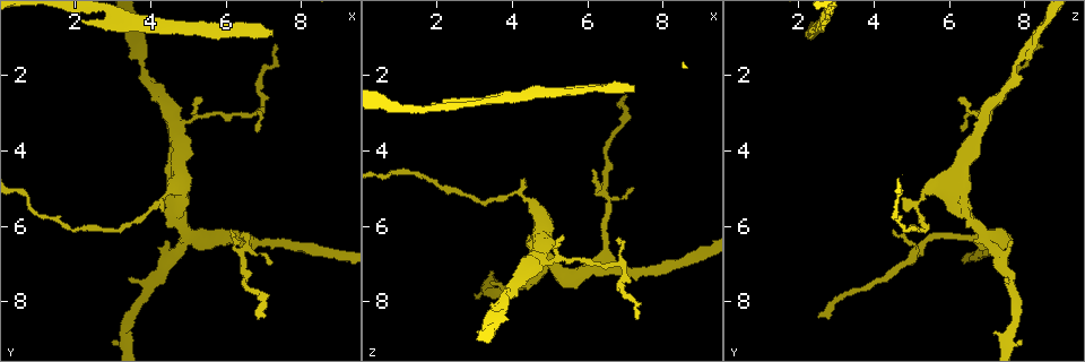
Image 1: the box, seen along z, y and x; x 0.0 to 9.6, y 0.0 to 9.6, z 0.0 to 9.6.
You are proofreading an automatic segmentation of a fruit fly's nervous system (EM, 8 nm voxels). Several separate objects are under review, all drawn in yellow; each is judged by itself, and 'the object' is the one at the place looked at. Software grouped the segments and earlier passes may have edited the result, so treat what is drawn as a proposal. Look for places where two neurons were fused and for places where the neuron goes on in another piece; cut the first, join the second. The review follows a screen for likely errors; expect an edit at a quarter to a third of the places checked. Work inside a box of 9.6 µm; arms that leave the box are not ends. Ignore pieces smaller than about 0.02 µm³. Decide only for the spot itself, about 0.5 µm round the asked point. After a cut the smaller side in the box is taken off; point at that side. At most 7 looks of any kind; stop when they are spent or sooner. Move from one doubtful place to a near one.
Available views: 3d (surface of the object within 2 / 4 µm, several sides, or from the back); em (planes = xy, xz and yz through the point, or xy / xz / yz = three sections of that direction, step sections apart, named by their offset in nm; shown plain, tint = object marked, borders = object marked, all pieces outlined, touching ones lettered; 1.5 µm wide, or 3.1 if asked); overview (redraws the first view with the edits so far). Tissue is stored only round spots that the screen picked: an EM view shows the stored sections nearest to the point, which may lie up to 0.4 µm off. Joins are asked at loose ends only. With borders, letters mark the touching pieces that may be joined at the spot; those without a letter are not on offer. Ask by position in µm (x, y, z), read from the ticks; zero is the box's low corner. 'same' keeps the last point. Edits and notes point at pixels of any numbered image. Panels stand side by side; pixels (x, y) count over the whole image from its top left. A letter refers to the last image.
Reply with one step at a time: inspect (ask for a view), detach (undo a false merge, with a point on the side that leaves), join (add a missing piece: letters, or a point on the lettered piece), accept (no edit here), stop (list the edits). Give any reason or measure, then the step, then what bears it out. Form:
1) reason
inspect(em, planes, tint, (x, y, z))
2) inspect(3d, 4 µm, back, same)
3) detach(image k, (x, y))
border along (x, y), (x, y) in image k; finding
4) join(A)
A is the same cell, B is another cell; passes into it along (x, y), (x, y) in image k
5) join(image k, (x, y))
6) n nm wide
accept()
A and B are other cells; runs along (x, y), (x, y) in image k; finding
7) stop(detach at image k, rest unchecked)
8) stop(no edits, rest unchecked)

an open end
inspect(em, planes, tint, (3.25, 0.80, 2.70))

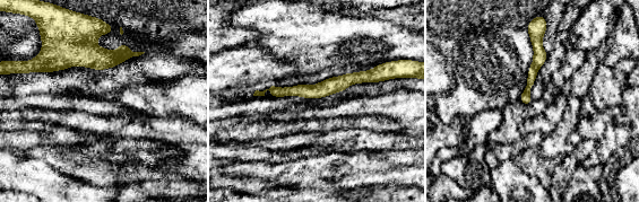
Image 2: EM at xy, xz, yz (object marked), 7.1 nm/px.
see the neighbours
inspect(em, planes, borders, same)

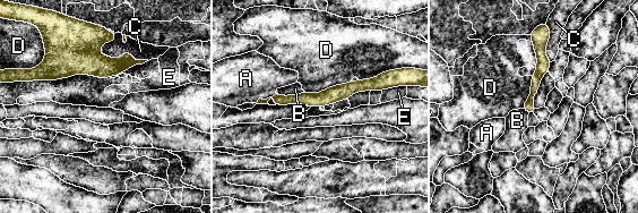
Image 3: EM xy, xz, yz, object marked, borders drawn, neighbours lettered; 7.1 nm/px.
accept()
A, B, C, D and E are other cells; none of them fits

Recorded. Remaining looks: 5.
inspect(3d, 4 µm, back, (7.25, 0.90, 2.45))

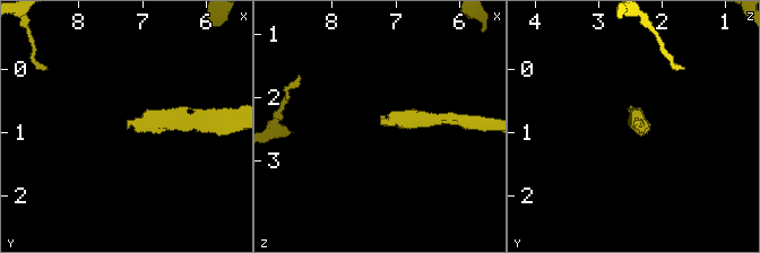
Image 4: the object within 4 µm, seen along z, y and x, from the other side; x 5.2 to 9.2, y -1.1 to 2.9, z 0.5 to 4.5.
inspect(em, xz, step 8, borders, (7.25, 0.95, 2.45))

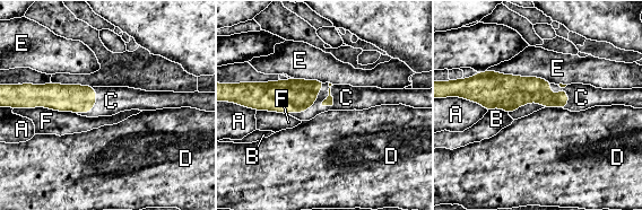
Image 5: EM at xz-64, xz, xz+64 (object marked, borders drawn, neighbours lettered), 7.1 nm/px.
inspect(em, planes, borders, same)

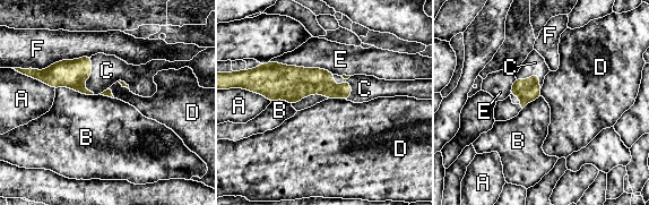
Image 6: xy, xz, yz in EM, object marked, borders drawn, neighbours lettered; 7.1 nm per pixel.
join(image 6, (364, 88))
C is the same cell, A, B, D, E and F are other cells; passes into it along (310, 80), (345, 82), (364, 88) in image 6; the neuron continues

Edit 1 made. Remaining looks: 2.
tapers out
inspect(em, planes, borders, (5.30, 2.55, 6.25))

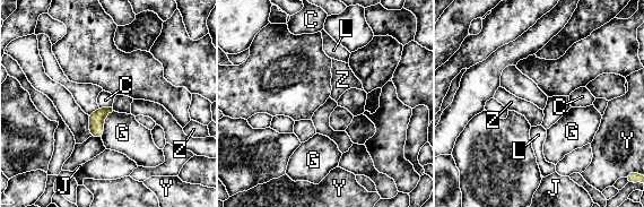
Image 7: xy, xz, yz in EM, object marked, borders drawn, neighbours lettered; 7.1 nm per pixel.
accept()
C, G, J, L, Y and Z are other cells; none of them fits

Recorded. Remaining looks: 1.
stop(join at image 6, rest unchecked)

